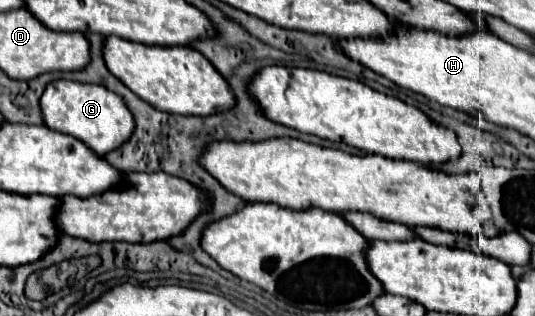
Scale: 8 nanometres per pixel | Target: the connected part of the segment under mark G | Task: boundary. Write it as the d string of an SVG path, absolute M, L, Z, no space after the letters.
M56 79L50 85L46 85L40 97L40 109L44 125L48 129L82 139L96 155L106 155L118 149L132 135L134 129L132 113L124 105L122 97L118 97L116 93L108 91L102 85L86 85L86 83Z

